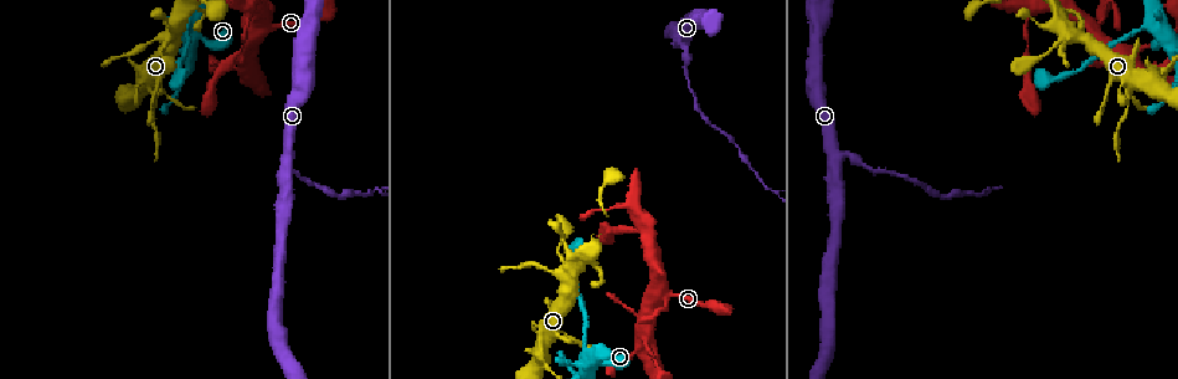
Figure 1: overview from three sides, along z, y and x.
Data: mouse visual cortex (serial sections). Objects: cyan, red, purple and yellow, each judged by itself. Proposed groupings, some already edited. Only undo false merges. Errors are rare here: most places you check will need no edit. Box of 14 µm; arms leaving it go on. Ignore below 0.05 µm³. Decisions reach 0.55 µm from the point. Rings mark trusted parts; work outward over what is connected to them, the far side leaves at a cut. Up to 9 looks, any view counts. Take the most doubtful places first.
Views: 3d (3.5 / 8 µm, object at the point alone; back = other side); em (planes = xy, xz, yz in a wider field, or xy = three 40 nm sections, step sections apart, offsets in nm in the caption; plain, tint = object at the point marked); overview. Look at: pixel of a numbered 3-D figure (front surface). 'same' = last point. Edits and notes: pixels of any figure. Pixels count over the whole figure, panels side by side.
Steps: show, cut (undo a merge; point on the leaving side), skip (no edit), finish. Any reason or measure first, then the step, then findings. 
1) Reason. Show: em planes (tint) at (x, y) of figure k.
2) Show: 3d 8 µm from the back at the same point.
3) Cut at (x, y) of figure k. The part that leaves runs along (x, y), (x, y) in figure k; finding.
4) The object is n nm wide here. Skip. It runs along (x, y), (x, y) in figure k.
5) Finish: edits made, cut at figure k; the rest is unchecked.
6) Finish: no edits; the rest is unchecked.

Four-way junction. Show: 3d 3.5 µm at (657, 291) of figure 1.

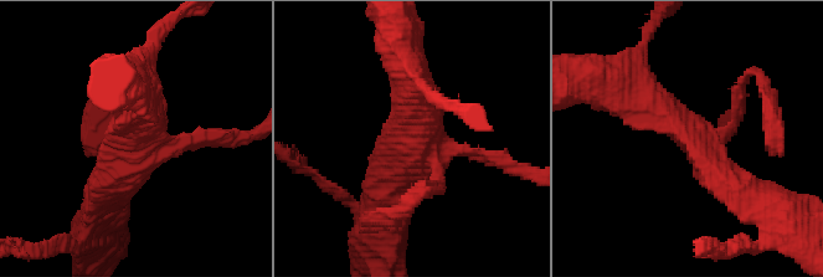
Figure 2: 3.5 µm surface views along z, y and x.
4 arms meet here; the arms are 150, 150, 450, 500 nm wide. Show: em xy step 1 (tint) at (695, 133) of figure 2.

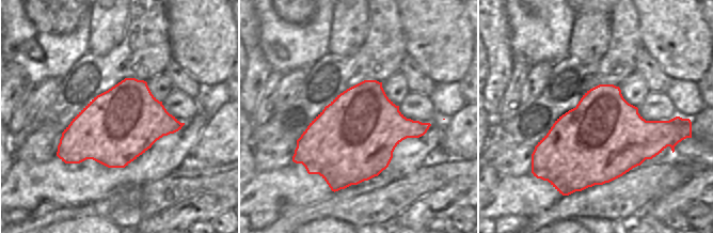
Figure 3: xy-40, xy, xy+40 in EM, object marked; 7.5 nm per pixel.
Show: em xy step 5 (tint) at the same point.

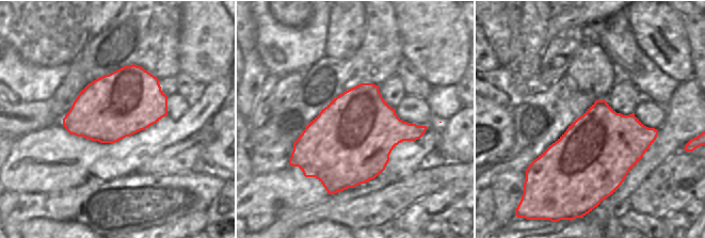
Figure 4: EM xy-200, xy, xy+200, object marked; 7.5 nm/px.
Skip. It runs along (495, 159), (420, 143), (412, 80) in figure 2; all the same cell.

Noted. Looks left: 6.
Narrows sharply. Show: 3d 8 µm at (242, 45) of figure 1.

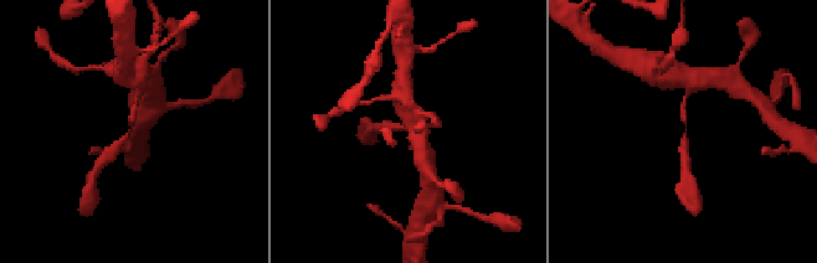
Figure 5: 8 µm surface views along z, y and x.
The arms are 150, 250 nm wide. Show: em xy step 2 (tint) at (131, 126) of figure 5.

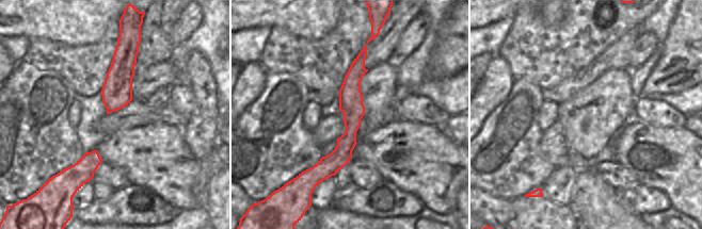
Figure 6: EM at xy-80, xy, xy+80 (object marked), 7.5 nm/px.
Skip. It runs along (137, 93), (129, 130), (106, 156) in figure 5; one cell here.

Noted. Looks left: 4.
Show: em xy step 2 (tint) at (191, 29) of figure 1.

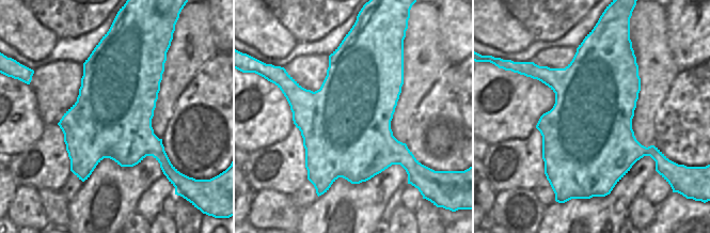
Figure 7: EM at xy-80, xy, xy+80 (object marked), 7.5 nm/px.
See where the arms go. Show: 3d 3.5 µm at the same point.

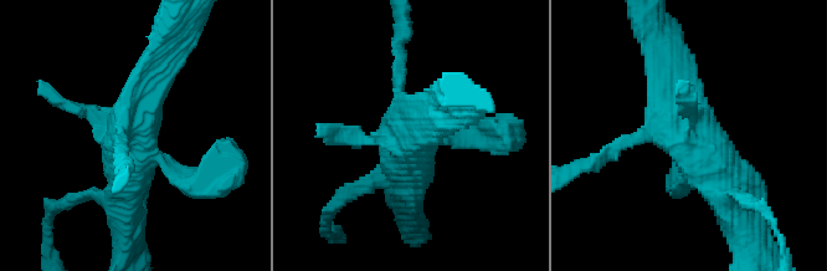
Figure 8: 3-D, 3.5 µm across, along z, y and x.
Skip. It runs along (468, 134), (411, 147), (396, 67) in figure 8; one cell here.

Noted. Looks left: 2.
Show: 3d 8 µm at (857, 164) of figure 1.

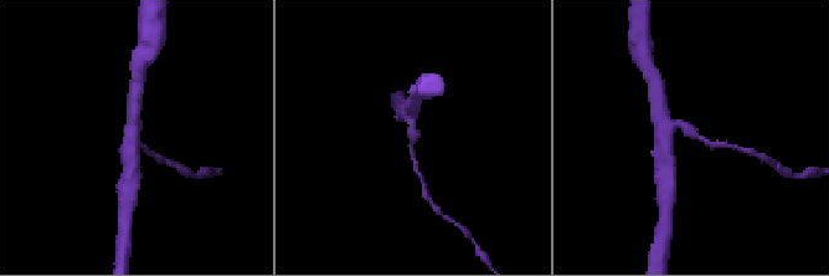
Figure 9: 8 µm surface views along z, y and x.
The arms are 150, 350 nm wide; need the tissue. Show: em xy step 3 (tint) at (412, 139) of figure 9.

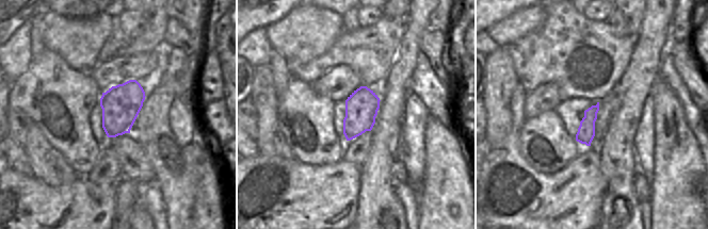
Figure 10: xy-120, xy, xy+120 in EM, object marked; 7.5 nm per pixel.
Skip. It runs along (412, 108), (410, 147), (417, 168) in figure 9; all the same cell.

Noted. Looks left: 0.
Finish: no edits; the rest is unchecked.

